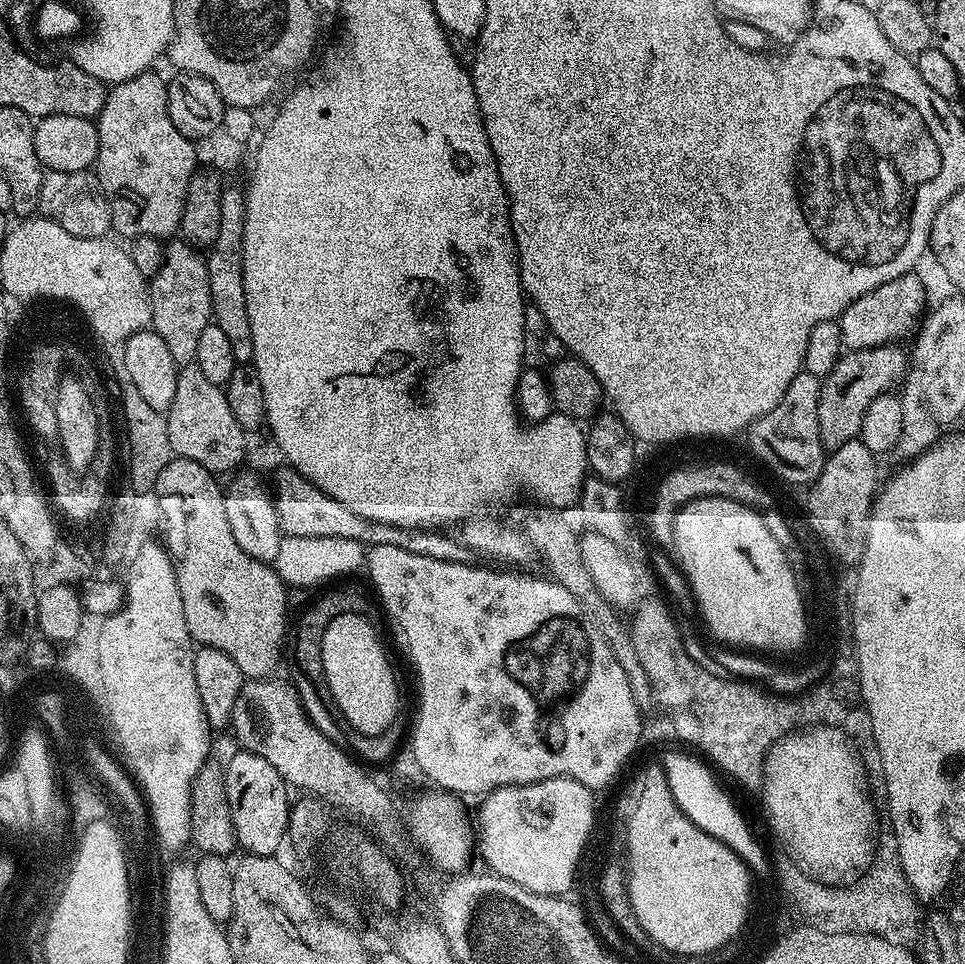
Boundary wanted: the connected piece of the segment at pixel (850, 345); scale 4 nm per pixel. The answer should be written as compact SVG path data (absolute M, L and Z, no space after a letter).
M913 274L899 276L890 282L886 282L882 286L878 286L874 290L870 290L866 294L862 294L862 298L855 300L854 303L838 317L845 349L877 348L883 344L896 344L900 342L903 336L909 335L908 337L911 337L913 333L917 331L918 325L925 315L927 304L927 292L923 288L919 278Z

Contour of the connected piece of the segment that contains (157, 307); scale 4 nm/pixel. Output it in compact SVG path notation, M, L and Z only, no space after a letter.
M173 239L165 247L162 270L158 270L158 274L151 277L150 295L151 331L156 332L158 338L162 338L162 342L166 342L170 350L170 358L174 358L176 365L193 363L198 354L198 341L202 330L206 330L206 326L213 323L207 259L184 240Z

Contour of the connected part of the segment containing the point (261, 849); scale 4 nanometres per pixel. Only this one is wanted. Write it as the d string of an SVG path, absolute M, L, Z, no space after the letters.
M236 750L224 764L226 794L230 798L230 814L234 818L236 843L250 856L276 856L289 835L288 818L290 799L288 784L279 776L278 770L253 752Z

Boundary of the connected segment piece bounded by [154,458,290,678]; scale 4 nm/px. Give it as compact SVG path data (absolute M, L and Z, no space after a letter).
M174 458L170 461L166 466L166 470L162 470L162 474L158 474L154 497L156 496L156 504L160 507L160 520L164 523L162 544L167 549L170 559L172 559L173 568L176 571L178 590L181 591L186 626L189 627L189 634L192 635L195 643L205 648L222 650L222 654L230 654L230 658L234 658L234 662L238 665L238 670L242 670L245 677L268 678L273 675L274 672L272 671L275 670L276 663L280 660L280 651L284 648L284 631L287 628L289 631L290 628L290 620L288 624L288 611L290 611L288 588L271 563L250 558L250 554L246 554L246 550L242 550L242 546L238 546L238 542L234 542L234 530L230 530L230 522L226 519L224 492L222 488L216 485L216 480L217 477L213 473L207 472L202 466L198 466L198 462L190 462L189 460L181 460L179 458Z

